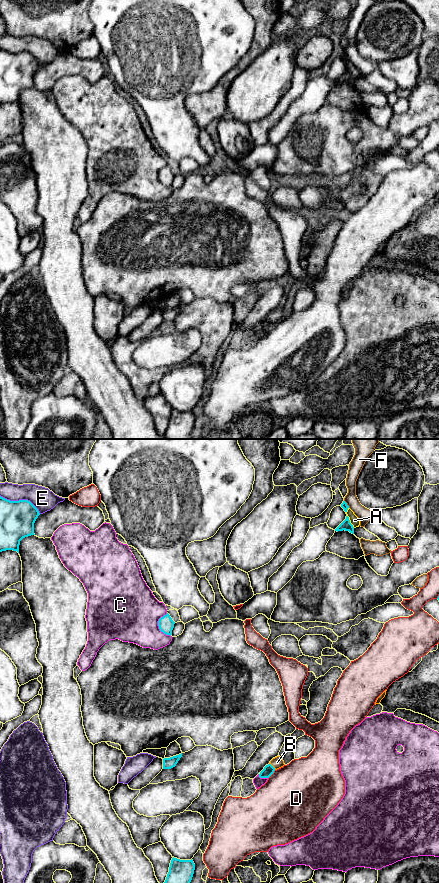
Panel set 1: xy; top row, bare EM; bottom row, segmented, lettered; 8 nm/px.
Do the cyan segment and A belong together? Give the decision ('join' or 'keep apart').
keep apart

